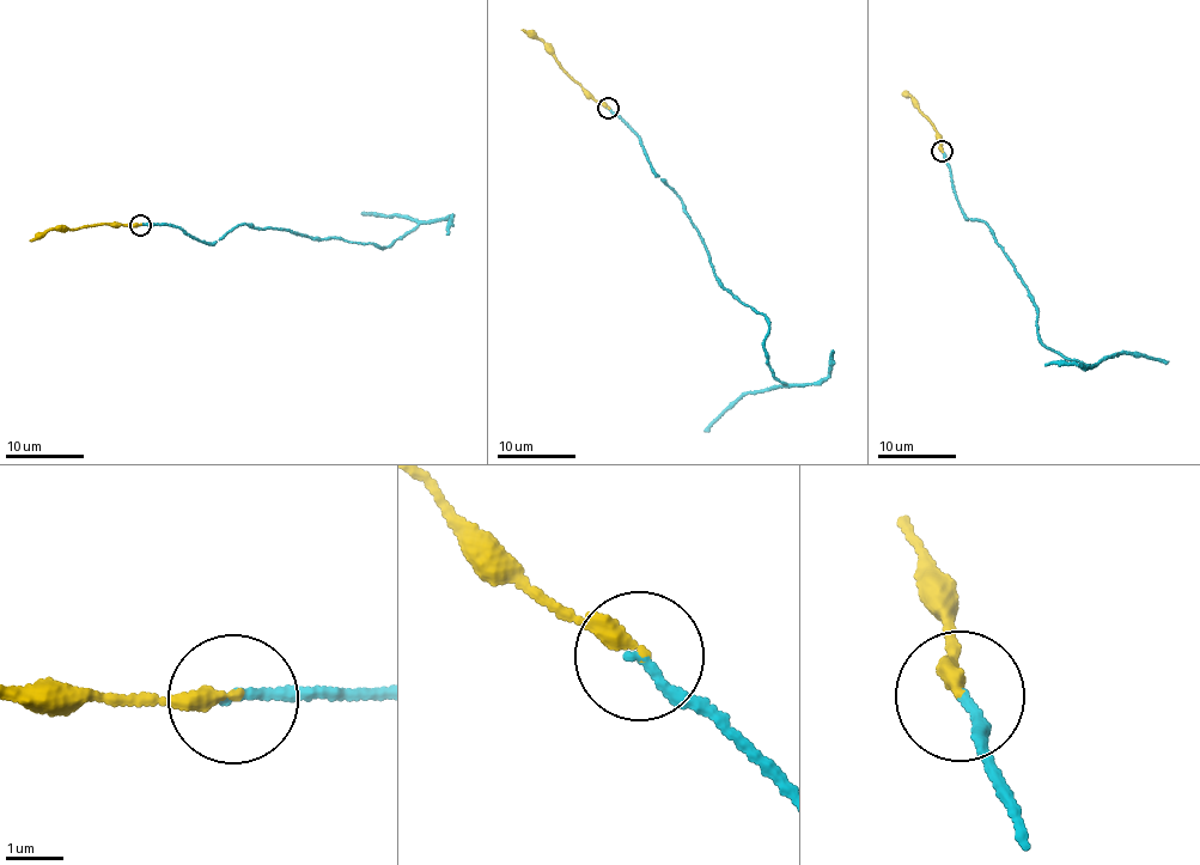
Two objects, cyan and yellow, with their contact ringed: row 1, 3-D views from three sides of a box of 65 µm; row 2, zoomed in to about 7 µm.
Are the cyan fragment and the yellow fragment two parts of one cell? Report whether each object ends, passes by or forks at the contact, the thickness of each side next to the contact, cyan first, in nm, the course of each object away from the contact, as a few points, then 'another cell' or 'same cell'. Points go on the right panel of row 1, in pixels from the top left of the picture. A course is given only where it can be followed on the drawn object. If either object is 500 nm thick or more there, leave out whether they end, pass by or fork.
cyan ends there; yellow ends there; 170 nm thick on the cyan side, 280 nm on the other; cyan runs (943, 151), (964, 214), (990, 226), (1034, 302), (1041, 343), (1090, 366), (1125, 352), (1168, 361); yellow runs (943, 151), (942, 139), (913, 97), (908, 92), (902, 93); same cell

